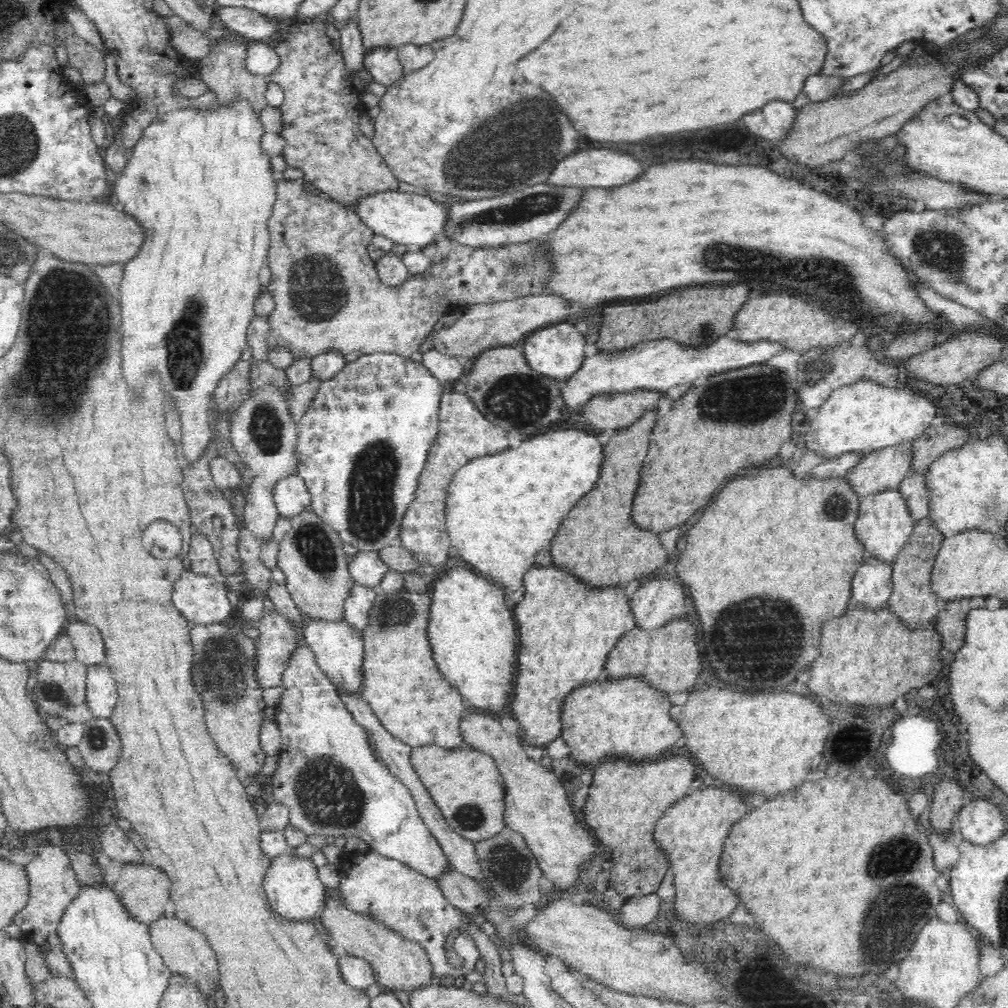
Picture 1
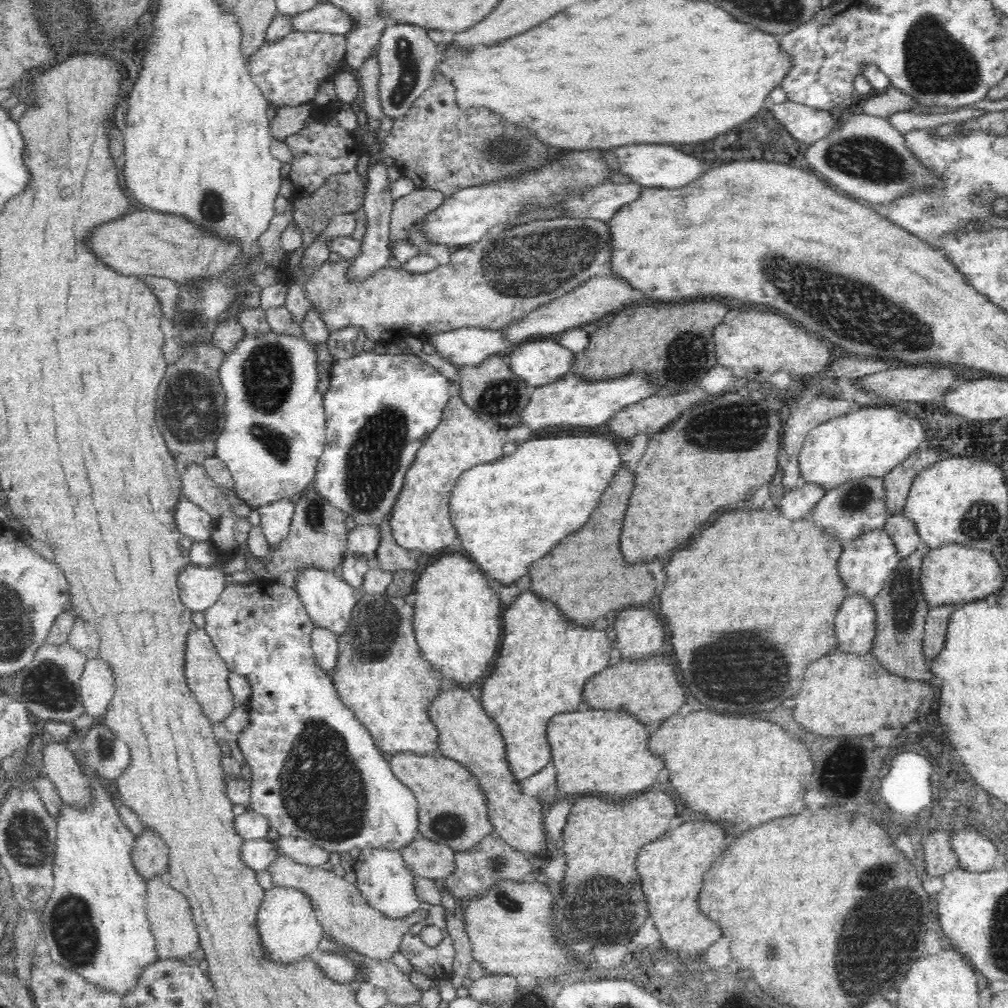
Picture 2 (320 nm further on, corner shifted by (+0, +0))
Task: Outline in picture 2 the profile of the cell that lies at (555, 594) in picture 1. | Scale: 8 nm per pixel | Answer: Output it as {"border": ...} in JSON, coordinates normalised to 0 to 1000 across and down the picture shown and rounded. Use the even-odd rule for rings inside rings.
{"border":[[[528,585],[518,587],[512,597],[508,597],[506,603],[500,607],[498,647],[492,655],[488,671],[481,674],[477,698],[484,710],[498,723],[506,761],[514,776],[532,768],[548,754],[548,742],[543,727],[546,714],[555,707],[578,702],[581,677],[589,669],[603,663],[607,645],[613,645],[607,623],[591,625],[573,621],[563,615],[563,611],[560,611],[560,607],[548,595],[536,593]]]}

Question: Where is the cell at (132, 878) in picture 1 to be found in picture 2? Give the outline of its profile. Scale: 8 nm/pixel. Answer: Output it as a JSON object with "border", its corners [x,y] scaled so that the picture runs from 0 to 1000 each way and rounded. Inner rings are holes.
{"border":[[[143,823],[134,830],[130,851],[135,865],[146,876],[156,870],[166,871],[168,841],[155,826]]]}

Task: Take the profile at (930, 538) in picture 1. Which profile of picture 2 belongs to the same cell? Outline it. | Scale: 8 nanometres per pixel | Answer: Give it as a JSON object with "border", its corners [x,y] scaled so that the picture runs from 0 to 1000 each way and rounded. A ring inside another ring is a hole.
{"border":[[[915,540],[901,552],[893,554],[891,562],[879,574],[875,585],[866,593],[869,604],[869,629],[865,647],[871,656],[890,671],[904,675],[926,675],[923,658],[917,649],[919,613],[924,601],[915,588],[915,556],[924,544]]]}

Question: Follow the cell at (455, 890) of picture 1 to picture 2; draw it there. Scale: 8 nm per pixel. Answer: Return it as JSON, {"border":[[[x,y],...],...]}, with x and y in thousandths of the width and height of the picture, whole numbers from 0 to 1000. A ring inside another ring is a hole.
{"border":[[[425,830],[414,831],[398,846],[412,869],[439,876],[452,863],[451,843]]]}

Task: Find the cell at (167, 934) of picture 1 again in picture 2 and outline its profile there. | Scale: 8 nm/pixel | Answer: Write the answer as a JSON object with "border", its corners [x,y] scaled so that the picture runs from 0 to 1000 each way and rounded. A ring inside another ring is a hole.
{"border":[[[156,870],[146,876],[145,909],[152,927],[156,951],[179,951],[191,948],[198,940],[196,918],[192,914],[187,892],[167,876]]]}

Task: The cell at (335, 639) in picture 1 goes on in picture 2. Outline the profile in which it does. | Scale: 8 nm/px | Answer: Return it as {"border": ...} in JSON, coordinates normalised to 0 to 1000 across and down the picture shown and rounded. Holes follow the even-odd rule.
{"border":[[[313,563],[296,567],[293,583],[313,621],[328,627],[335,634],[345,627],[351,601],[361,591],[361,586],[344,581],[334,567],[319,567]]]}

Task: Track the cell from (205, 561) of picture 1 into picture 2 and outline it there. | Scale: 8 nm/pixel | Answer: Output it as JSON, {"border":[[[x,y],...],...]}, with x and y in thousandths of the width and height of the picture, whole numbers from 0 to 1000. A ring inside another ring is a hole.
{"border":[[[179,490],[179,498],[175,504],[175,520],[178,527],[191,537],[207,536],[215,523],[214,515],[207,508],[200,506],[194,499]]]}

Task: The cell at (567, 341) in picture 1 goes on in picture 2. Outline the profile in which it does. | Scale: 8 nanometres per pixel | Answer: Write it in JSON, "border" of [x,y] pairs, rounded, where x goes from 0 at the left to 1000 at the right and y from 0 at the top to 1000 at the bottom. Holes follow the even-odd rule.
{"border":[[[526,337],[505,346],[506,364],[526,383],[537,384],[566,368],[570,349],[550,337]]]}

